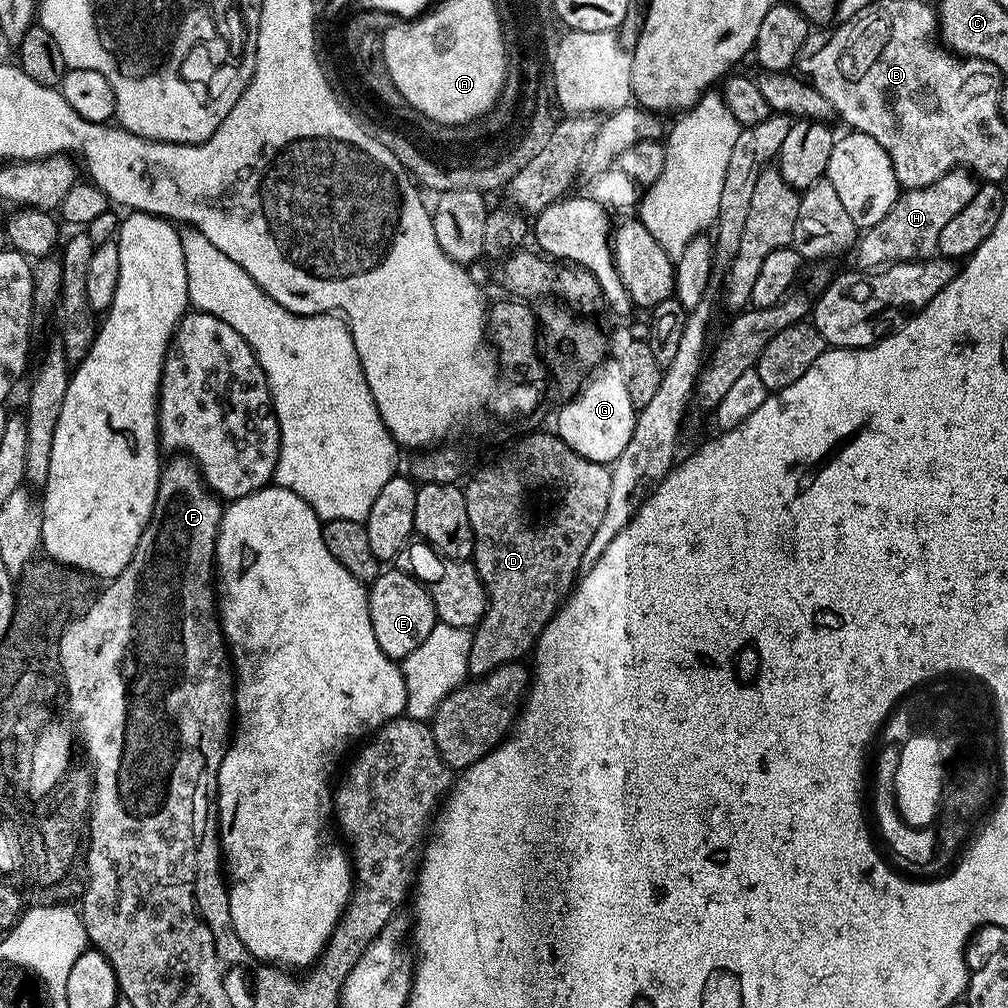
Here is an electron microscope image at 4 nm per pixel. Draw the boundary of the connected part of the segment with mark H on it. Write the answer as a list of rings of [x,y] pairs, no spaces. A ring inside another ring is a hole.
[[[967,167],[951,168],[938,182],[930,182],[925,188],[910,188],[901,191],[894,206],[872,228],[863,229],[855,245],[856,260],[861,269],[879,270],[889,264],[901,264],[911,260],[926,260],[937,255],[938,234],[946,227],[946,222],[954,218],[974,198],[978,180]]]

